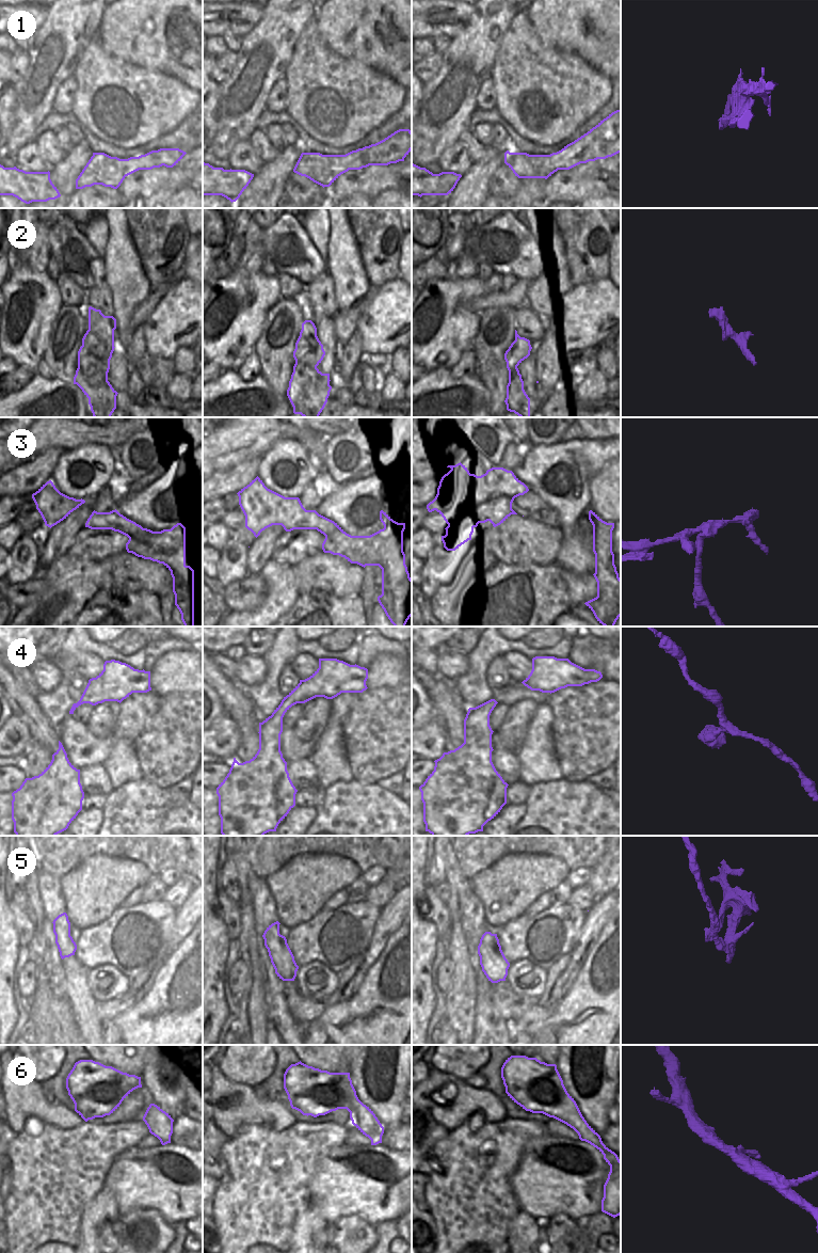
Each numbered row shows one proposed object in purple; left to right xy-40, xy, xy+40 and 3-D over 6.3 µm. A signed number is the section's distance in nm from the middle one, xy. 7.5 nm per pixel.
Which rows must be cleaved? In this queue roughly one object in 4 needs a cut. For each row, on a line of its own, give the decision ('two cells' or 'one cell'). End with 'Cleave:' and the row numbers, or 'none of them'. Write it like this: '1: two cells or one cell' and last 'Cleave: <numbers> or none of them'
1: two cells
2: two cells
3: two cells
4: one cell
5: two cells
6: one cell
Cleave: 1, 2, 3, 5

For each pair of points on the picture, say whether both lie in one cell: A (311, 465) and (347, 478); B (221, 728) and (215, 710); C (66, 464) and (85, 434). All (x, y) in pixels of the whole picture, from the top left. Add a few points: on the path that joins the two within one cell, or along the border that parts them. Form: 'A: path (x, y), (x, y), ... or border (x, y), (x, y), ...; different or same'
A: border (321, 463), (322, 469); different
B: border (222, 713), (213, 723); different
C: border (105, 445), (82, 444), (66, 450); different

